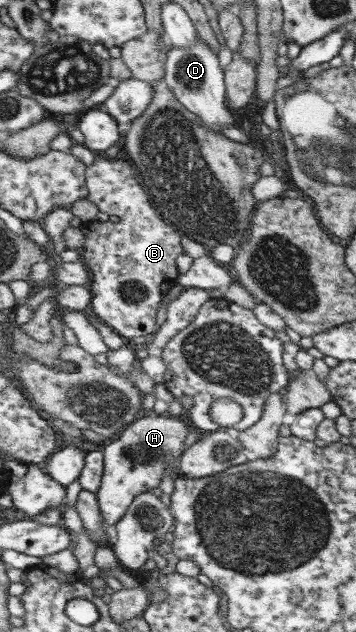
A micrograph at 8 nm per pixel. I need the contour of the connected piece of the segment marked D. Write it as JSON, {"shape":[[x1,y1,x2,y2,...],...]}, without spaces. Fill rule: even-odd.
{"shape":[[199,35,192,46,180,48,172,45,172,49,168,55,166,83,181,103,196,113,210,130,219,132,221,127,235,126,235,112,229,106,224,69,206,39]]}

